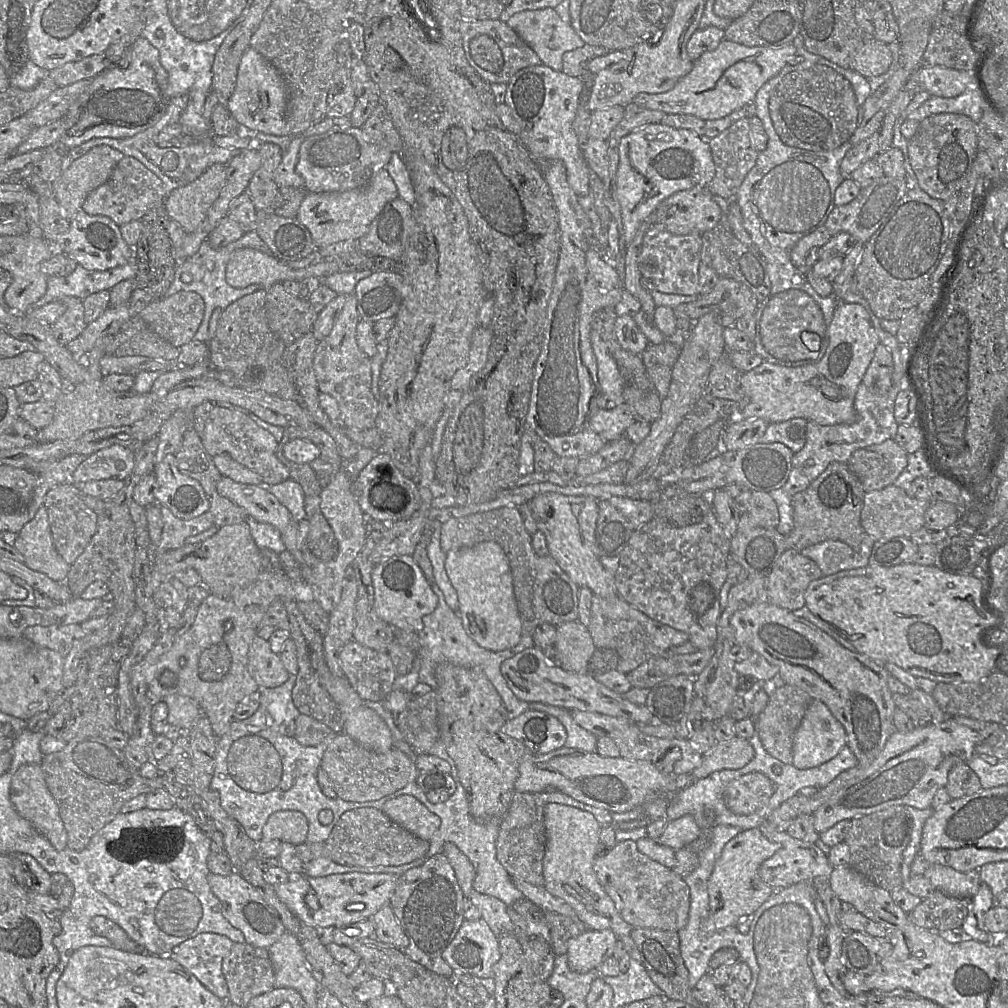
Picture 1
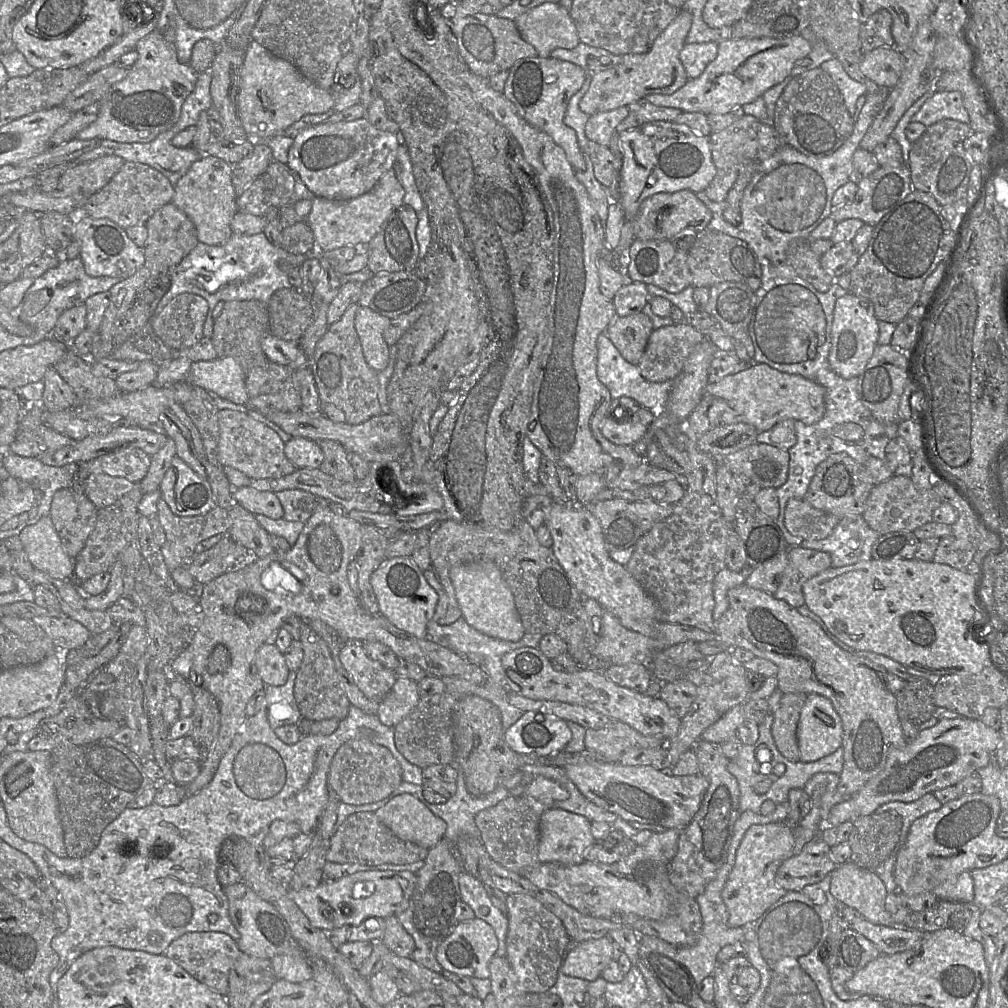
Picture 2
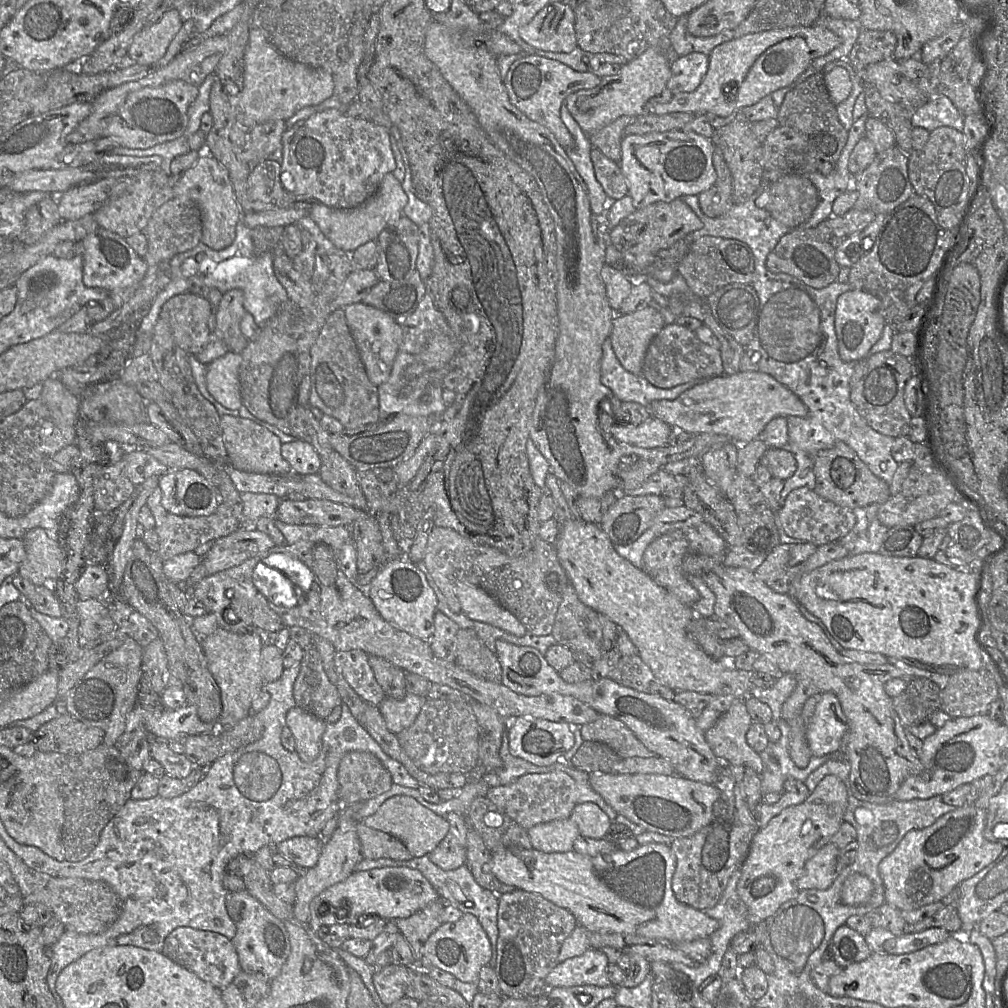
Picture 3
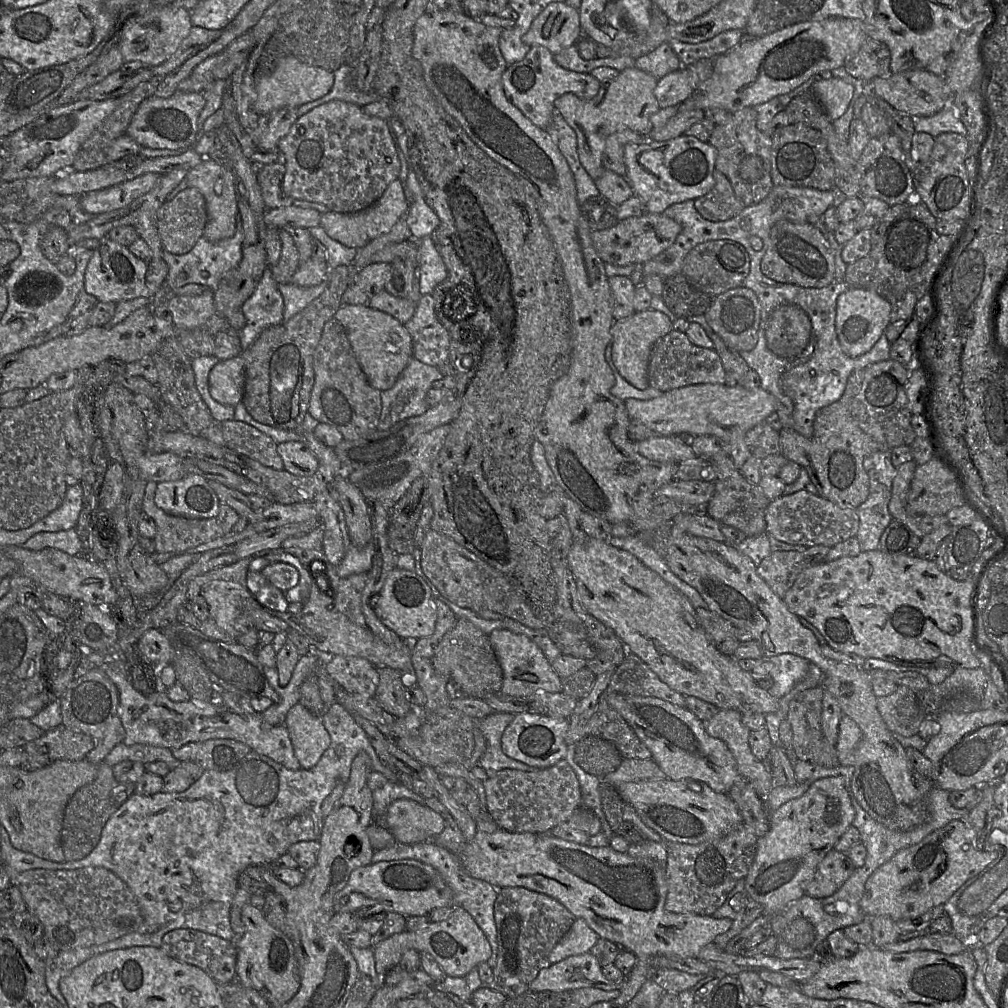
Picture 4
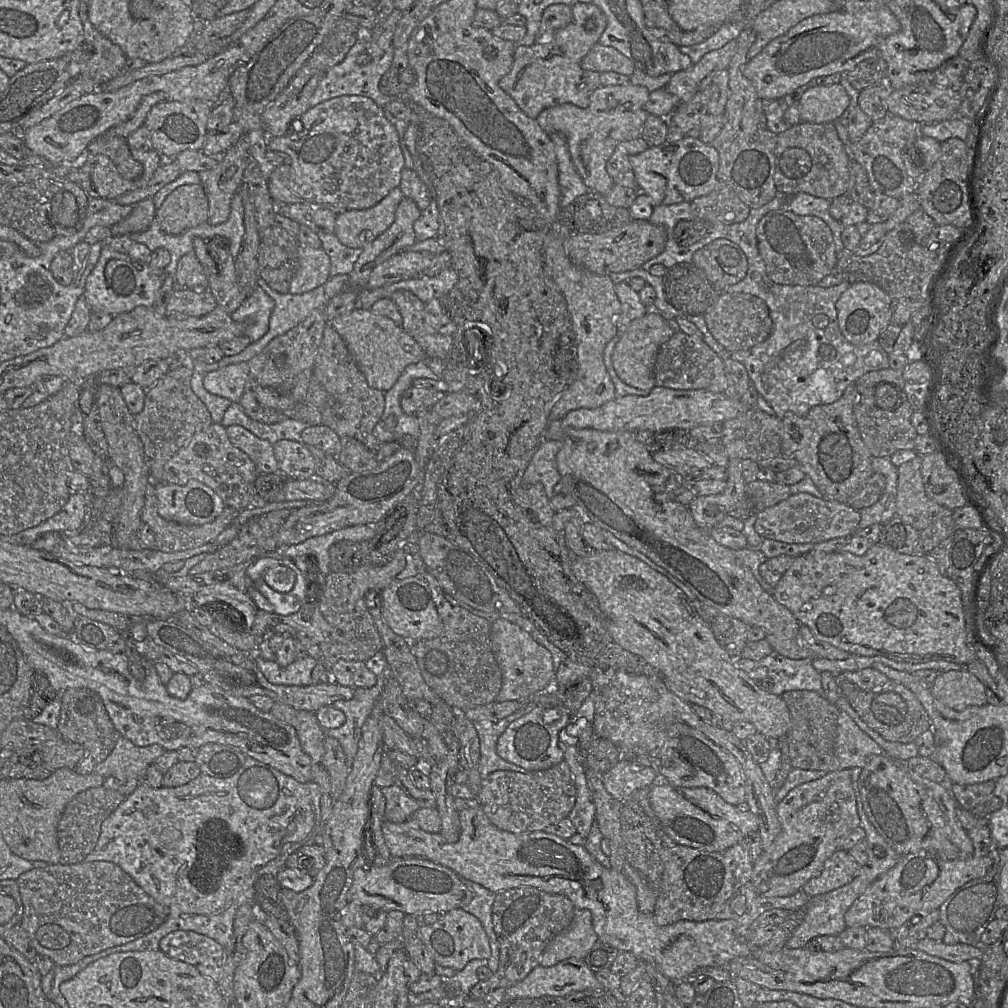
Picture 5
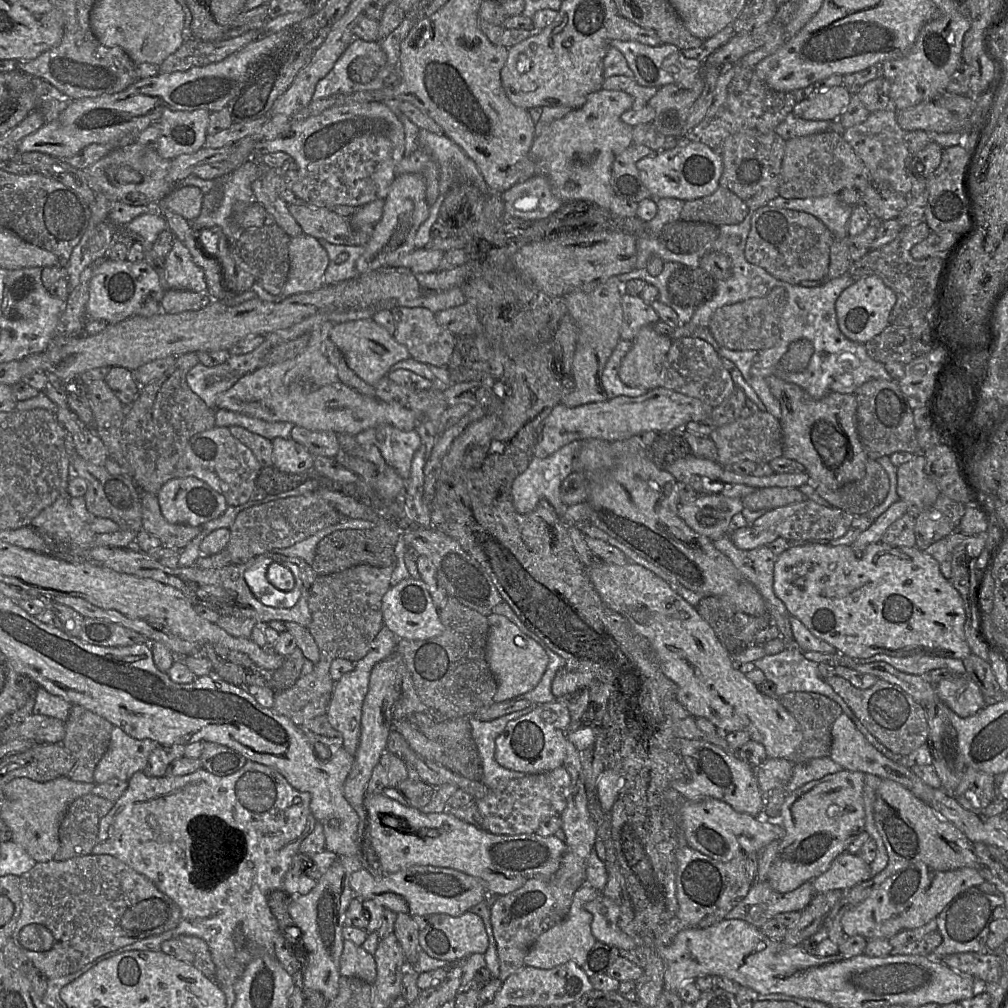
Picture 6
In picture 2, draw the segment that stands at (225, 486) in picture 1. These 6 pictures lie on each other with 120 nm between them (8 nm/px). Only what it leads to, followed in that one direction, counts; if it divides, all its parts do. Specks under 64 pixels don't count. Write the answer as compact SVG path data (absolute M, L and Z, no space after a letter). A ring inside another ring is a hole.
M250 486L234 488L232 496L243 508L253 515L264 515L271 519L283 519L284 510L270 491L259 491Z

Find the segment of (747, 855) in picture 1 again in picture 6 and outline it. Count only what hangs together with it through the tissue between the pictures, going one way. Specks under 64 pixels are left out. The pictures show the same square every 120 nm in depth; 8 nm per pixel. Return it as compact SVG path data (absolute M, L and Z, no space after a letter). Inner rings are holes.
M843 769L821 779L812 780L786 795L779 816L779 823L784 827L785 835L780 840L777 855L769 869L767 879L774 890L787 893L807 881L813 881L830 867L839 854L846 851L859 834L865 831L864 776L863 772Z

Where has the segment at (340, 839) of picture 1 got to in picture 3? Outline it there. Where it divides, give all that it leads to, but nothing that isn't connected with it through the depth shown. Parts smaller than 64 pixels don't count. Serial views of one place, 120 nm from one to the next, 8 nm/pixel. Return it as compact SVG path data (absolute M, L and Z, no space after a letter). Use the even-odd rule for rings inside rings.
M363 820L357 823L356 830L363 859L410 860L413 857L399 839L386 832L368 827Z

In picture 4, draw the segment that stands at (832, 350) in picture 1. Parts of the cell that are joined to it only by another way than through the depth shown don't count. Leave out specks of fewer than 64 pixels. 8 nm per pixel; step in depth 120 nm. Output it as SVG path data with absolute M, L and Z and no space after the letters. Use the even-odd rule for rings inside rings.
M850 287L837 298L835 327L843 351L850 357L867 353L890 324L891 304L873 290ZM718 383L692 384L665 391L660 397L650 400L630 398L624 403L630 419L639 420L657 435L670 436L689 433L694 436L713 435L720 438L728 445L728 455L737 469L741 469L745 461L751 456L750 449L745 443L746 433L777 410L777 399L774 395L760 386L746 389L740 384L734 387Z

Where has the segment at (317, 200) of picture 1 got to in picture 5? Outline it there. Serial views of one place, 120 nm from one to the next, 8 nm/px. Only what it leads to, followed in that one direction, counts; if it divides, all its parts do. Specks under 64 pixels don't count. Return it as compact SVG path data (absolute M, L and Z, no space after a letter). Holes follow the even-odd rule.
M396 187L370 208L350 209L336 215L335 236L347 247L363 249L391 226L403 198L401 189Z

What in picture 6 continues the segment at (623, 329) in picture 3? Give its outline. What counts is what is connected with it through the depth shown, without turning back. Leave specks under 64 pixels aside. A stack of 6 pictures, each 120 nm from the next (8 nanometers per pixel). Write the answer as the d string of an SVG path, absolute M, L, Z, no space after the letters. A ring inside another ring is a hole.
M653 325L643 326L633 339L633 346L622 359L619 368L620 380L627 386L652 390L664 387L664 363L673 343L671 337L657 333Z

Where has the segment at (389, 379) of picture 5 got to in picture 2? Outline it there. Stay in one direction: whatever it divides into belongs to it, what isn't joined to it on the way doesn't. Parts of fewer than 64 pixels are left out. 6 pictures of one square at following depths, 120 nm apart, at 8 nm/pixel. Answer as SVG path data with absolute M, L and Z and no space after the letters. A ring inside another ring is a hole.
M359 306L355 315L355 330L361 343L362 352L367 364L376 372L384 370L389 361L389 346L384 341L383 331L388 326L390 319L373 310Z

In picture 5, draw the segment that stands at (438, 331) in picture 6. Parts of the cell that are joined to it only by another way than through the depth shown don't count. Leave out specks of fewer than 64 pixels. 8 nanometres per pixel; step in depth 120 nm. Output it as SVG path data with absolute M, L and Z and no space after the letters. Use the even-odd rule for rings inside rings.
M408 290L395 291L391 300L401 313L401 327L421 346L426 357L446 361L452 348L453 337L438 333L425 322L425 303Z

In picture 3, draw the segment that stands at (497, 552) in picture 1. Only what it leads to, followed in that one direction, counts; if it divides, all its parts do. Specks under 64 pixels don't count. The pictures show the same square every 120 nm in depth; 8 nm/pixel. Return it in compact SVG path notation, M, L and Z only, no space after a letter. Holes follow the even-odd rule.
M457 582L454 593L462 612L468 618L490 624L519 637L526 634L527 630L518 618L482 588Z

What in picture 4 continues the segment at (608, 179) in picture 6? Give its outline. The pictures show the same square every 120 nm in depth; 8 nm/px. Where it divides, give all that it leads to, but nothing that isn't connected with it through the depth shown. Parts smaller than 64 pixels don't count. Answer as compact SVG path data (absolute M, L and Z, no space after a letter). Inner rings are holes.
M634 66L622 70L613 79L601 82L598 93L590 100L565 93L554 101L554 108L559 110L576 133L580 163L593 181L603 173L602 155L608 136L627 129L647 135L652 129L649 119L660 109L654 95L658 80L660 79Z

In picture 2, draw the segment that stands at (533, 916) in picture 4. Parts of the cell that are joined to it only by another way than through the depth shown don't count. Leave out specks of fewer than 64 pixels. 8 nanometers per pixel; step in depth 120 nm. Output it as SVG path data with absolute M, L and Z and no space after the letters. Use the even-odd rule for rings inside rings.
M516 893L507 895L508 932L506 955L518 986L524 992L547 992L556 982L563 956L569 950L570 937L561 920L534 897Z

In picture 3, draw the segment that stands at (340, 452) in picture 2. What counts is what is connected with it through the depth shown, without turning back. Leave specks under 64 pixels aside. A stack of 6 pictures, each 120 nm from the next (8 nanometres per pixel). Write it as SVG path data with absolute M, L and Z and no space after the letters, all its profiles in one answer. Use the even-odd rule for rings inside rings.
M333 450L327 460L322 460L319 475L332 489L353 499L353 507L367 510L367 501L357 478L357 470L336 450Z

